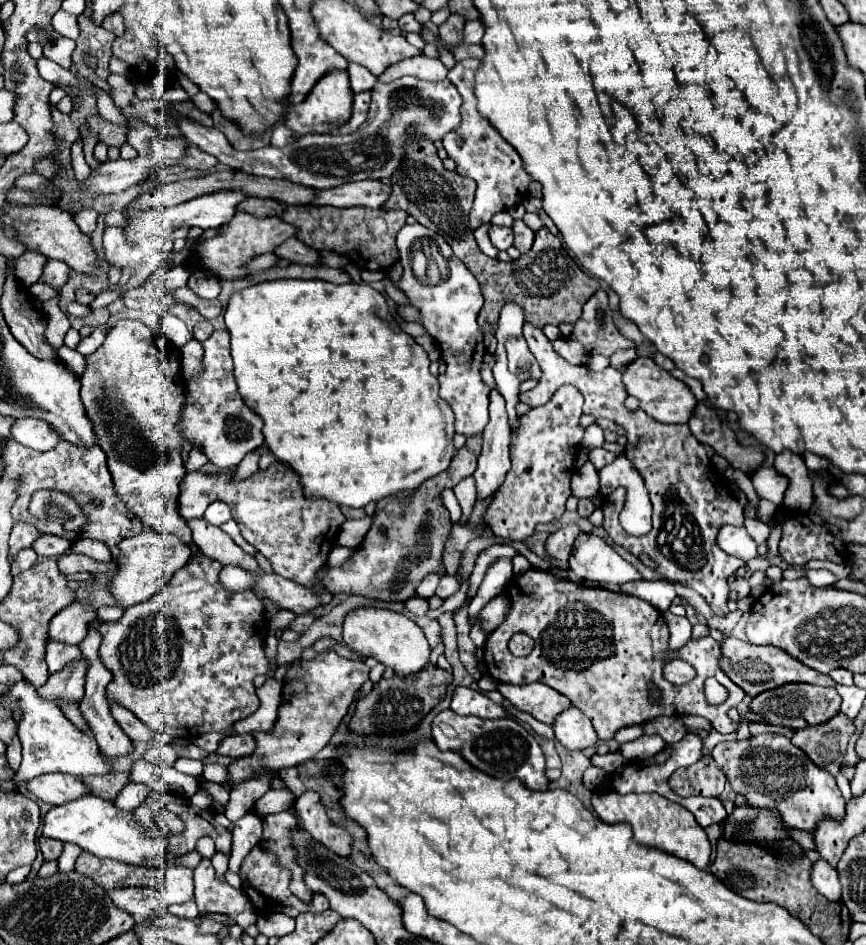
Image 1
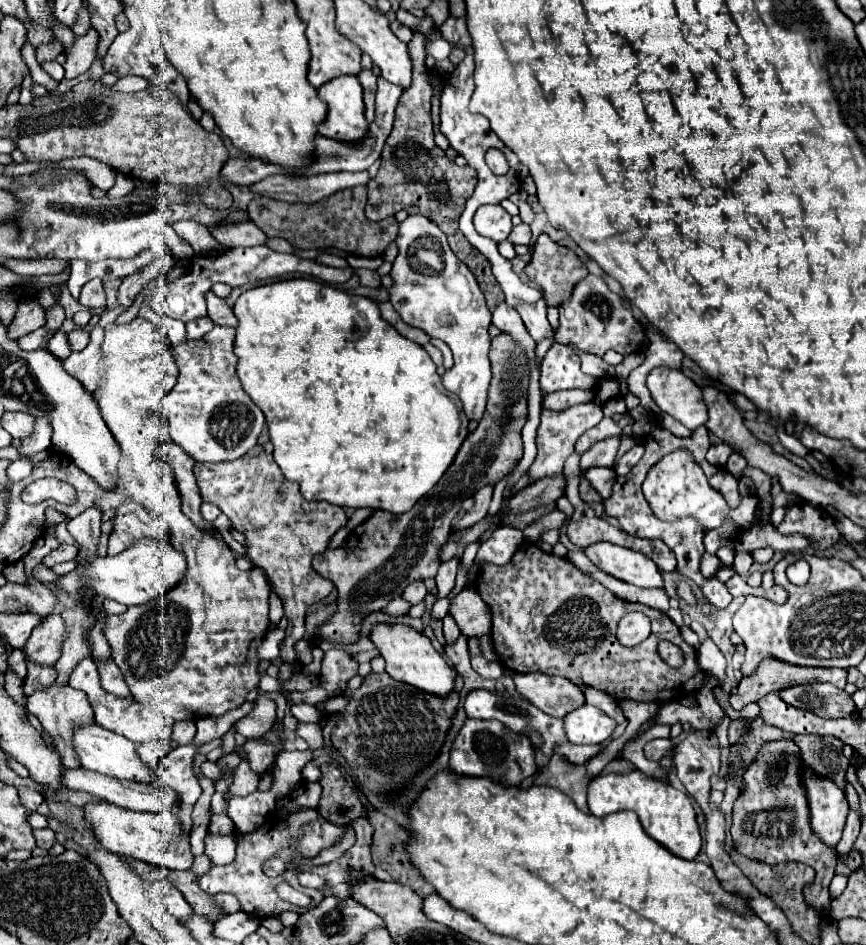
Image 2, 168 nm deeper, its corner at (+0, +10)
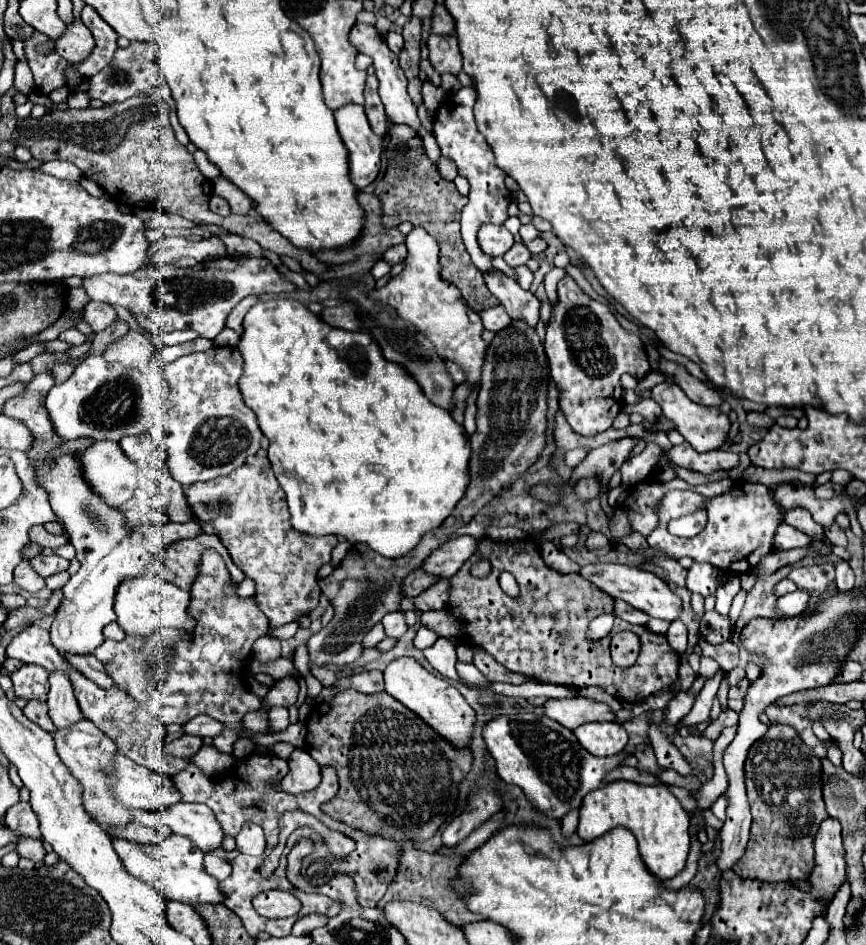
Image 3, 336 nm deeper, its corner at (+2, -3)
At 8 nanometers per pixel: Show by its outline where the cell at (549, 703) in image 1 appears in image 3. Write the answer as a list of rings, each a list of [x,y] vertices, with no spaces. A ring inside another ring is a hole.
[[[585,697],[549,699],[543,709],[547,717],[559,721],[567,729],[577,729],[589,721],[615,721],[615,713],[609,709],[609,705]]]

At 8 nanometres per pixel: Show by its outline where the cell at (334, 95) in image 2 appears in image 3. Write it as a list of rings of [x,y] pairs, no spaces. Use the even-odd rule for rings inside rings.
[[[345,105],[335,111],[339,135],[349,149],[351,179],[359,191],[375,181],[381,169],[383,137],[377,137],[361,105]]]

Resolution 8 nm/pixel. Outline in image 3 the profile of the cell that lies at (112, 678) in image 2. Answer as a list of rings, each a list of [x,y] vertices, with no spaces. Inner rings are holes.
[[[67,655],[67,659],[77,671],[93,679],[93,683],[97,683],[99,687],[113,687],[113,681],[107,681],[109,677],[103,669],[103,663],[97,661],[93,655]]]

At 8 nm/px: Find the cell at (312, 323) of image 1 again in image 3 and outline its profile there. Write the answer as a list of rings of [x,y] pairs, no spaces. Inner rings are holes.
[[[293,299],[261,301],[253,305],[249,313],[245,315],[243,327],[245,331],[239,341],[239,351],[245,359],[245,365],[243,365],[243,375],[239,379],[239,389],[241,389],[245,405],[255,411],[259,419],[259,427],[271,443],[267,457],[271,461],[277,481],[281,483],[285,491],[293,529],[305,535],[313,535],[313,537],[341,535],[349,543],[365,543],[379,555],[397,559],[409,553],[427,531],[439,527],[453,513],[457,501],[461,501],[469,485],[469,459],[471,459],[469,437],[465,435],[465,429],[457,425],[445,409],[435,407],[425,395],[421,395],[419,385],[413,379],[409,379],[407,373],[399,365],[391,365],[389,361],[383,359],[375,341],[367,333],[351,333],[351,331],[335,329],[323,323],[317,315],[313,315],[299,301],[293,301]]]

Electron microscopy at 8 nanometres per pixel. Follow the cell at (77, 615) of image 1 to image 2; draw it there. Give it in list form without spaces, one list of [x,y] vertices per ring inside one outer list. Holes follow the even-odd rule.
[[[49,614],[43,624],[35,628],[23,652],[39,664],[55,664],[55,660],[59,660],[59,644],[63,644],[65,634],[67,628],[63,628],[63,616]]]

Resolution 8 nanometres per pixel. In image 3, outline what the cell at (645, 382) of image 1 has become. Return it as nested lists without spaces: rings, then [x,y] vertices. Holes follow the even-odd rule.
[[[661,383],[657,387],[651,389],[651,399],[657,401],[663,409],[663,415],[675,423],[677,431],[685,437],[685,441],[691,443],[693,449],[705,453],[705,451],[713,451],[723,447],[729,441],[729,429],[731,423],[727,419],[727,415],[719,409],[719,407],[705,407],[699,403],[693,403],[675,383]]]

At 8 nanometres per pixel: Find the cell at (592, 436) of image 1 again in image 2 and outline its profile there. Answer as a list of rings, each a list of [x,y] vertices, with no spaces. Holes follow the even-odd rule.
[[[615,398],[608,400],[603,406],[602,411],[604,417],[612,417],[614,414],[623,414],[627,411],[624,399]]]

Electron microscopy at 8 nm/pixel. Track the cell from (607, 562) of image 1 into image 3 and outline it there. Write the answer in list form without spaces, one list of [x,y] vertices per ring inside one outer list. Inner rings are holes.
[[[595,563],[595,565],[583,567],[581,575],[587,581],[591,581],[593,585],[597,585],[601,591],[611,595],[613,599],[623,599],[631,607],[647,613],[649,617],[657,617],[657,619],[665,619],[665,621],[675,621],[681,615],[681,597],[677,593],[673,593],[663,579],[659,579],[657,575],[653,575],[649,571],[641,571],[641,569],[635,569],[635,567],[629,567],[629,565]]]

